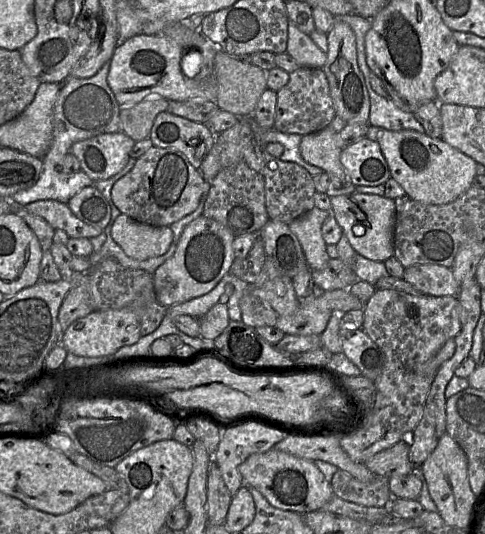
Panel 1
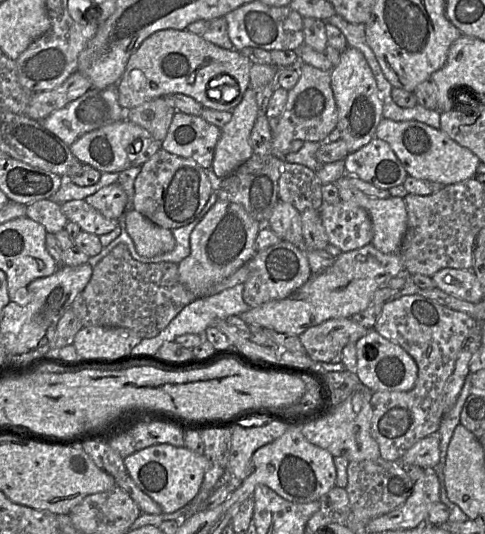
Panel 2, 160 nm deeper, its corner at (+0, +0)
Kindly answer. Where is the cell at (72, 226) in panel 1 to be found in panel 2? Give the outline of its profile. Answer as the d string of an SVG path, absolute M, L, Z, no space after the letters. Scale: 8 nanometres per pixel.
M84 199L69 200L61 203L60 206L67 219L78 224L82 231L100 236L118 226L117 219L106 218Z

